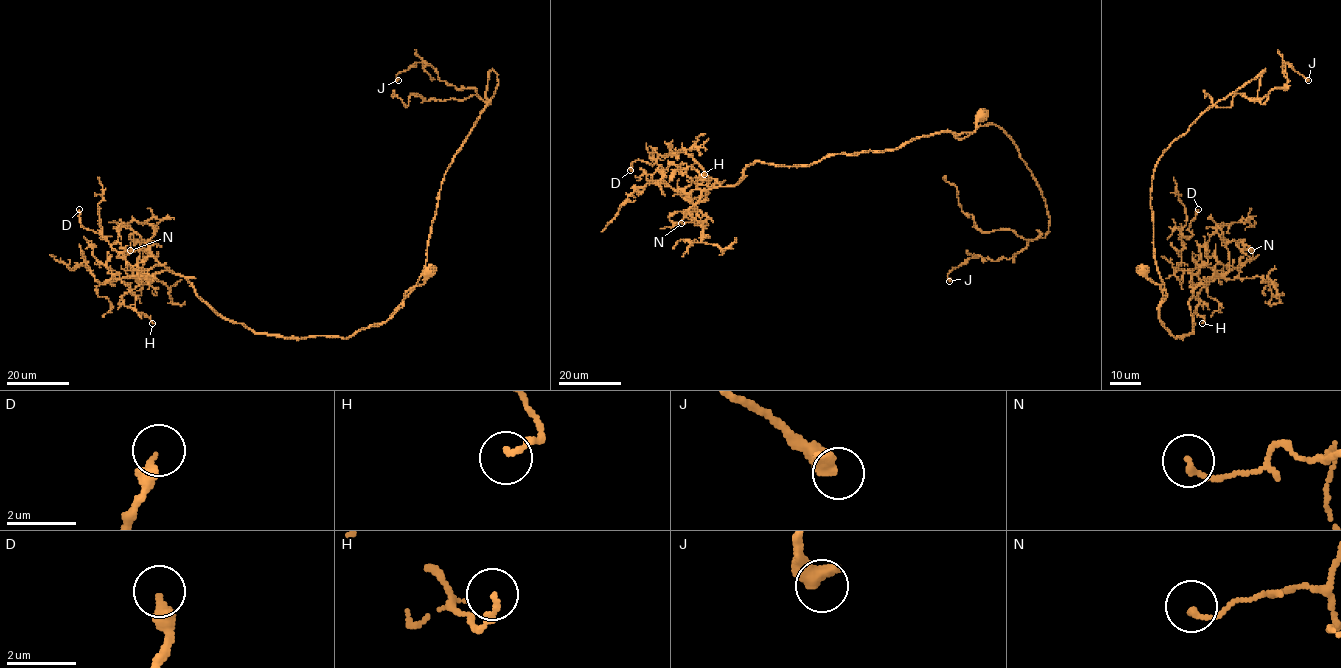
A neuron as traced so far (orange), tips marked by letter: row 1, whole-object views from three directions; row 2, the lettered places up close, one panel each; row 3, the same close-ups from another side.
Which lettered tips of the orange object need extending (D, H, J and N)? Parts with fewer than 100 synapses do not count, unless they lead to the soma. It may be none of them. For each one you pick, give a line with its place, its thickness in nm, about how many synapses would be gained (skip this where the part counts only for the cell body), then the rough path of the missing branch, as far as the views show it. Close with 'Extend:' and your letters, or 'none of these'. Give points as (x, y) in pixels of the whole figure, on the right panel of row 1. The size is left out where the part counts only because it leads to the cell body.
Extend: none of these

